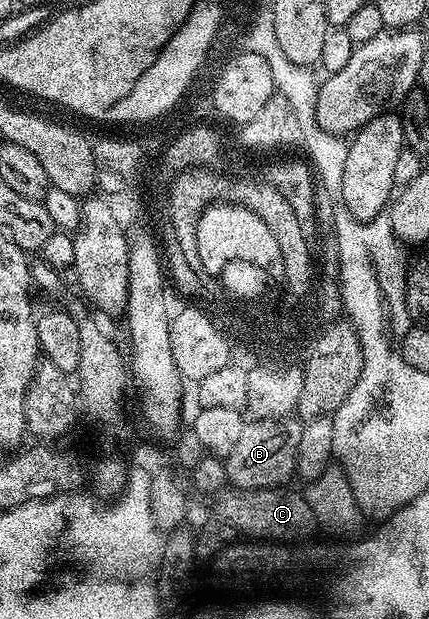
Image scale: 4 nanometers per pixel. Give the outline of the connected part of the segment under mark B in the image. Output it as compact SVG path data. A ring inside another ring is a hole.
M290 420L246 421L239 428L239 436L227 448L222 460L225 481L231 487L243 486L246 491L260 486L269 486L272 482L288 479L293 473L293 457L295 456L295 436L298 423Z

